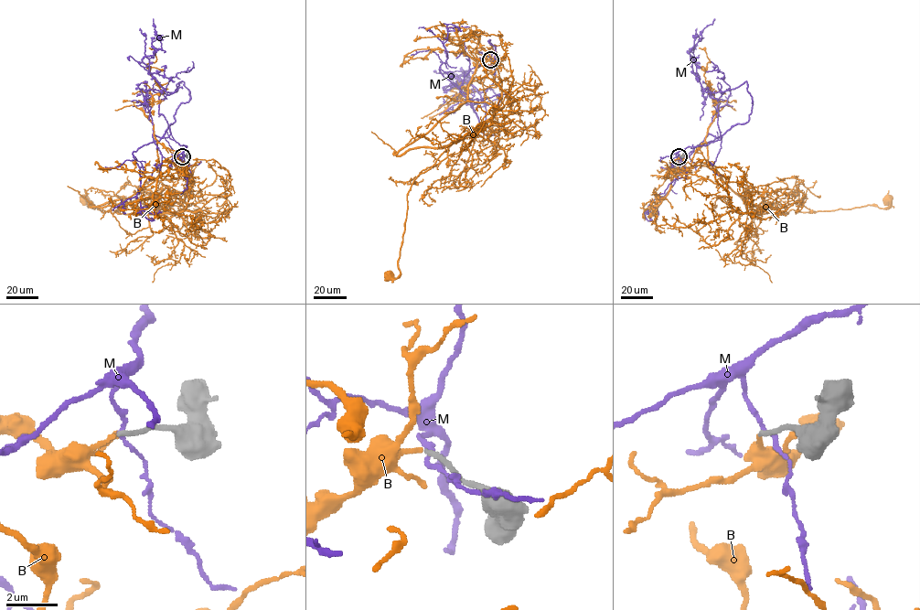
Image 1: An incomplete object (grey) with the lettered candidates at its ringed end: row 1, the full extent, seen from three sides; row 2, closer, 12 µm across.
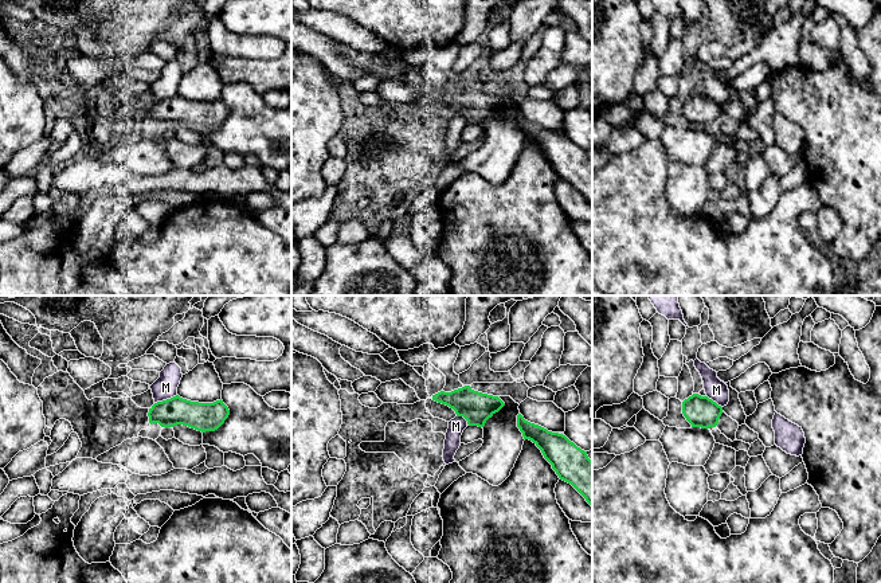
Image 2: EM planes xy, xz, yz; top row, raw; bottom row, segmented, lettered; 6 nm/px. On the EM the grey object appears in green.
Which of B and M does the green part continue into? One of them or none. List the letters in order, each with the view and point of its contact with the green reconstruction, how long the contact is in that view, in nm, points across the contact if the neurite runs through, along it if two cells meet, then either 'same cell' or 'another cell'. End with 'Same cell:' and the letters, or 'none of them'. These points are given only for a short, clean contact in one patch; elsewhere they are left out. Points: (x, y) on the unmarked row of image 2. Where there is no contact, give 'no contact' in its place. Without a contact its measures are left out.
B: no contact; another cell
M: contact xy (167, 98); length 150 nm; border xy (176, 93), (155, 102); another cell
Same cell: none of them

